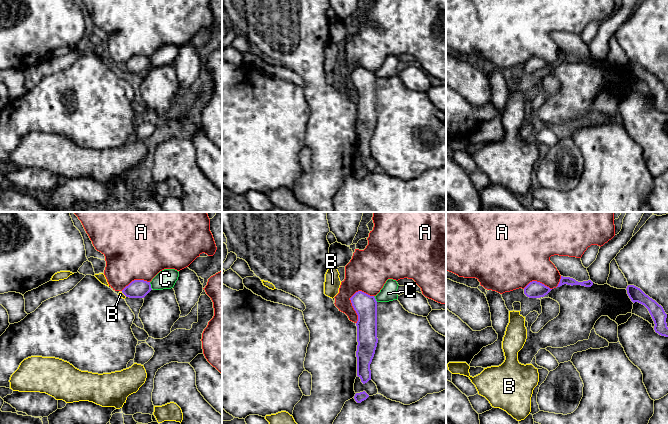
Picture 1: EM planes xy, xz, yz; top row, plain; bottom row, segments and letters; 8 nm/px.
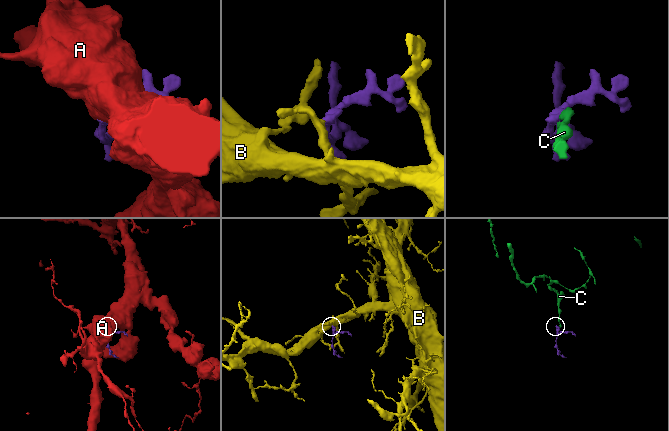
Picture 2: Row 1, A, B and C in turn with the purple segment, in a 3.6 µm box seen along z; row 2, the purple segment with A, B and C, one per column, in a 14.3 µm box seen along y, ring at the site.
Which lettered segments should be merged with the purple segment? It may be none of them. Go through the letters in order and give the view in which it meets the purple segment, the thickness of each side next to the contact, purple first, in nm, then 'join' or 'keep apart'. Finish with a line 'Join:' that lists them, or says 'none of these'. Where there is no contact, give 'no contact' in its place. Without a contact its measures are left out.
A: xz | 180/260 nm | keep apart
B: xy | 140/40 nm | join
C: xy | 140/160 nm | keep apart
Join: B

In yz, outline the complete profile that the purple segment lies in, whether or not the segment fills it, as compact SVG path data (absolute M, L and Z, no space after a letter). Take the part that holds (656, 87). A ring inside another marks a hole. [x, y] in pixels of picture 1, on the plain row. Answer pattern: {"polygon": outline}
{"polygon": "M628 61L626 66L633 79L638 78L648 85L655 100L655 108L661 112L668 113L667 90L663 83L634 61Z"}

